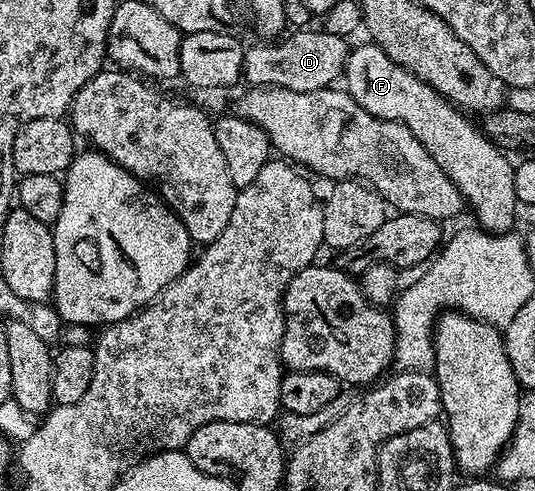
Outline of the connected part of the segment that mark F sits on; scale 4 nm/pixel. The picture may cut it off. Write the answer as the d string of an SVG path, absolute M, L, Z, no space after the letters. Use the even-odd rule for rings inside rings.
M365 42L357 48L351 47L350 57L346 60L346 70L344 73L345 91L364 110L381 120L395 120L398 124L408 126L412 134L428 150L428 154L448 174L448 178L460 190L463 201L474 211L477 227L484 232L508 232L515 226L514 208L516 201L514 199L514 187L512 178L514 177L514 164L511 157L503 149L497 148L491 140L486 137L485 131L473 124L471 117L465 111L459 110L454 104L450 103L445 97L417 77L410 73L404 66L397 65L373 42Z

